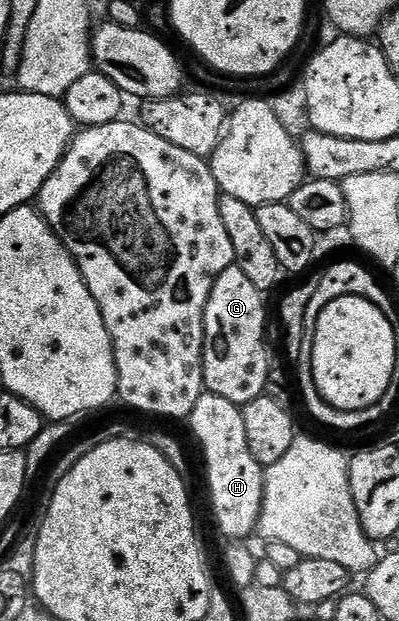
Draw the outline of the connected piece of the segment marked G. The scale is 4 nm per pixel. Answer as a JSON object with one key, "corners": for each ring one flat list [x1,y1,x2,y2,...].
{"corners":[[237,266,224,270,224,274,220,274,214,280,212,286,212,294,208,298,208,306,204,310,204,346,202,347,202,373,204,374,205,391,216,394,220,398,228,398,228,402,236,405,247,404,252,402,252,398,260,398,267,391,266,383,270,380,270,348,266,345,266,304,264,294,260,290,256,290,256,286,252,286,252,281,244,274,244,270,240,270]]}

